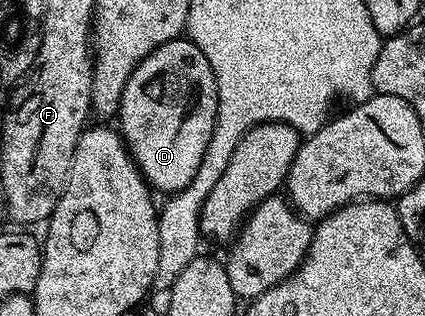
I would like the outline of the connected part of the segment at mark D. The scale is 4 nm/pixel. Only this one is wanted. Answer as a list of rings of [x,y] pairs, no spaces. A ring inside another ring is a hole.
[[[177,39],[162,43],[126,79],[126,87],[122,91],[122,99],[118,110],[118,132],[128,147],[128,153],[136,163],[136,168],[144,176],[153,190],[161,189],[164,195],[177,193],[184,189],[198,175],[198,167],[206,155],[206,147],[212,138],[216,126],[218,111],[218,87],[216,76],[206,63],[206,55],[198,51],[193,41]]]

